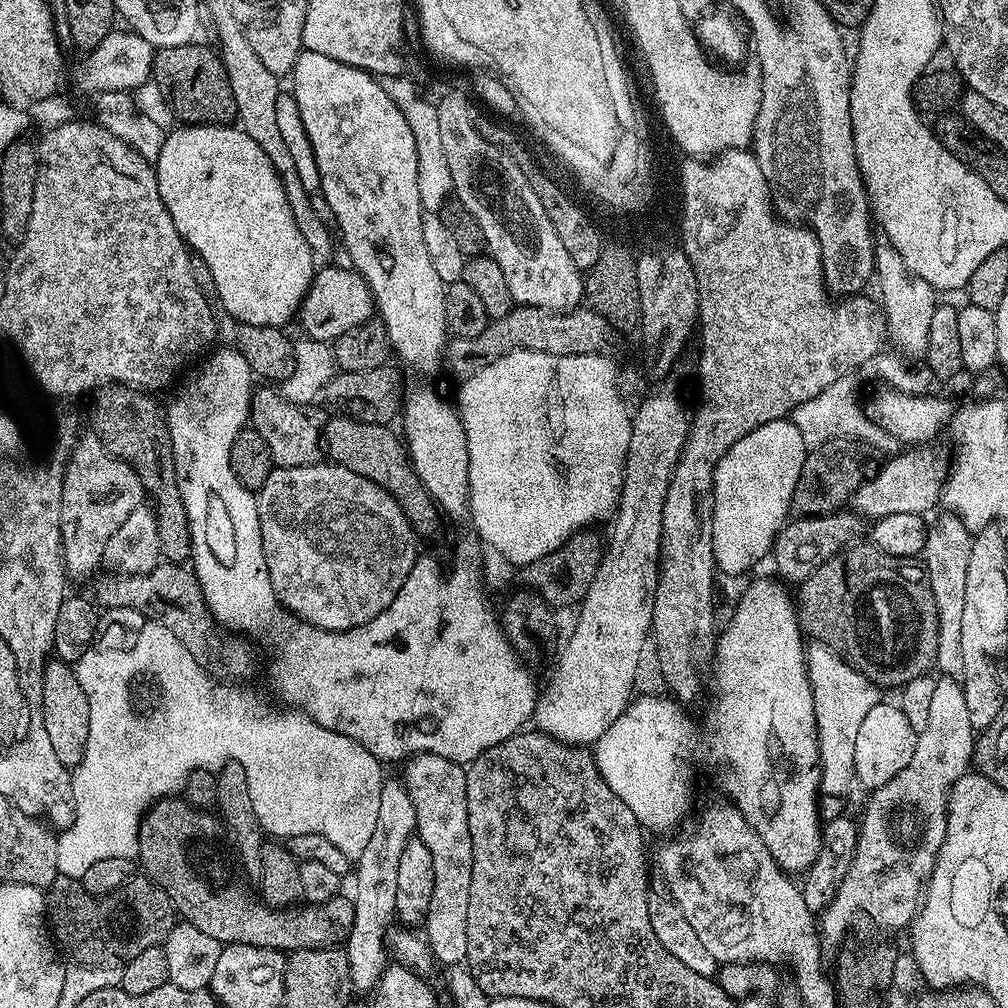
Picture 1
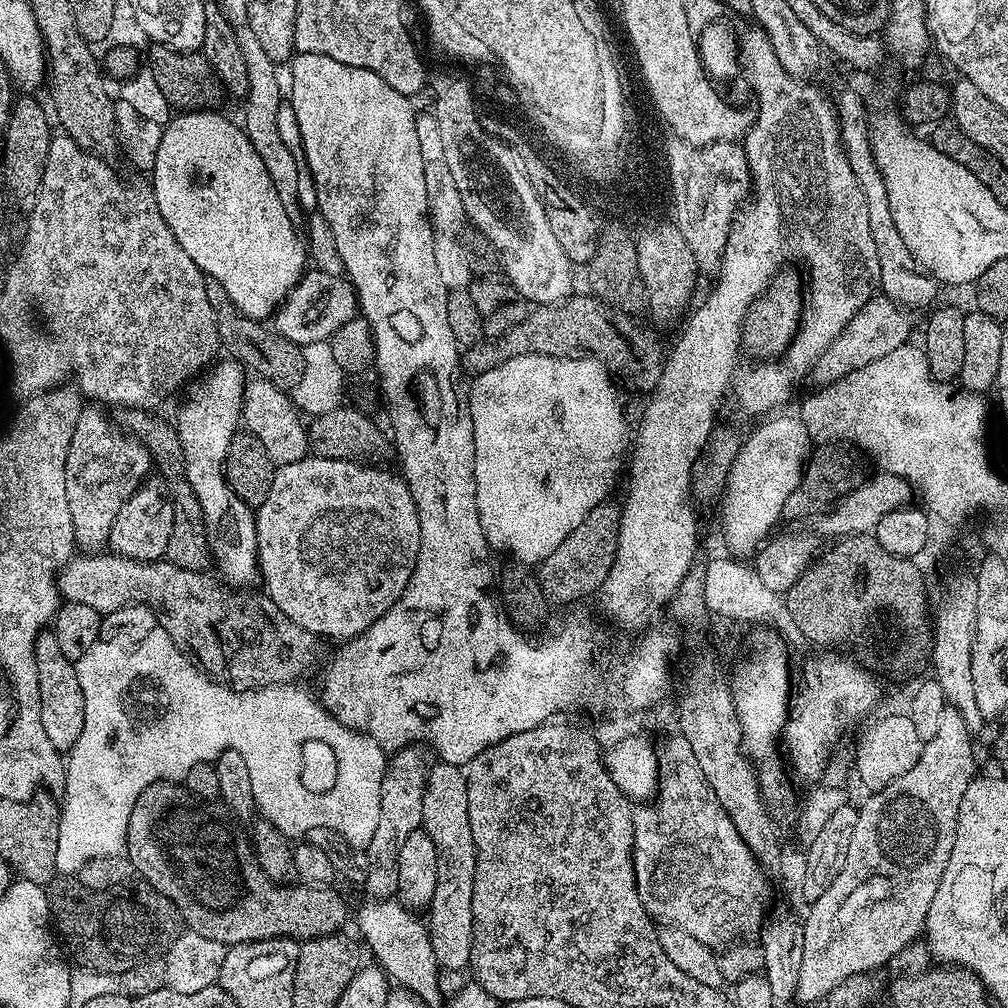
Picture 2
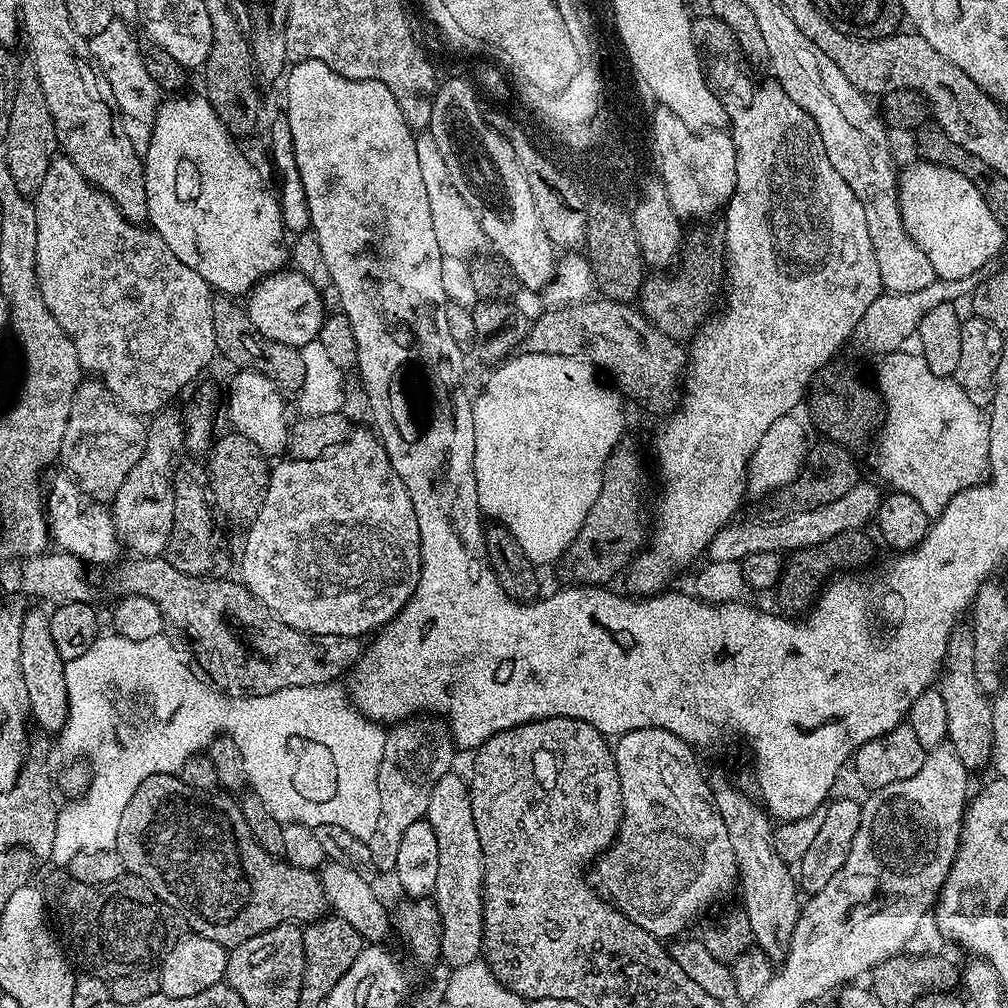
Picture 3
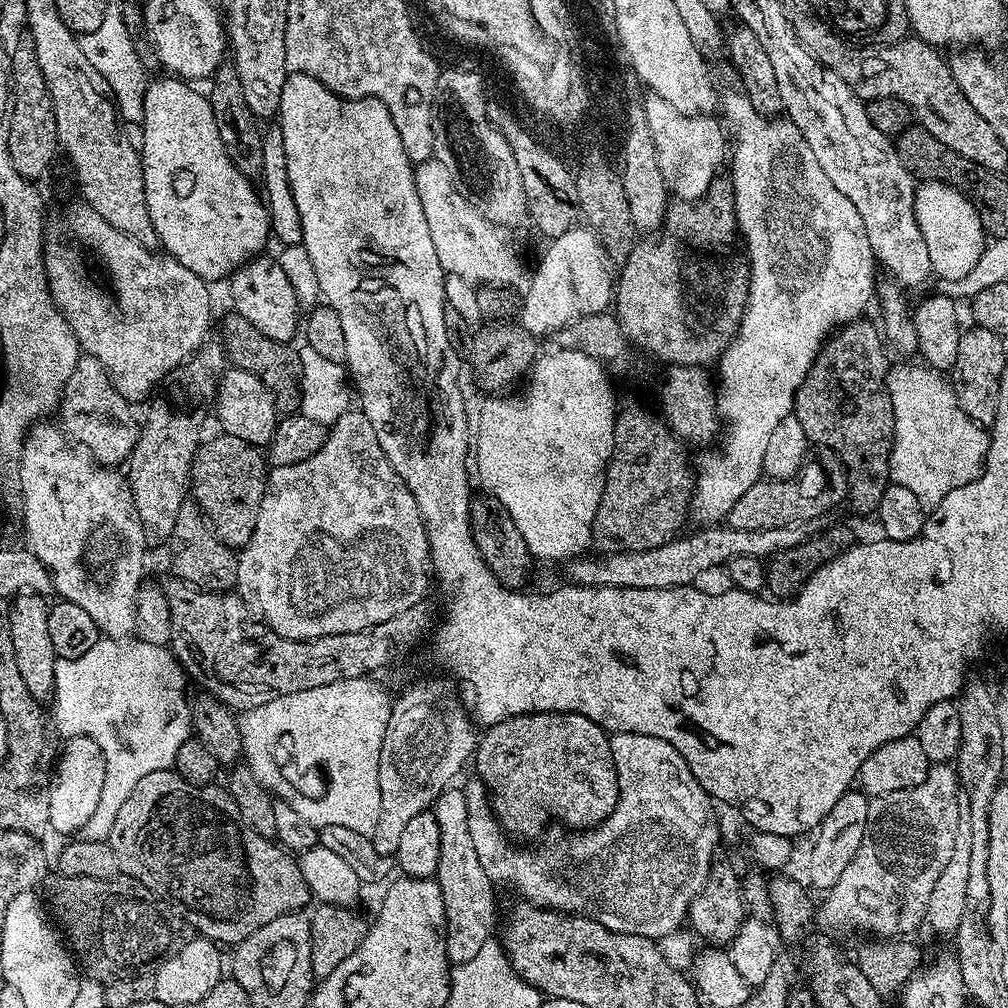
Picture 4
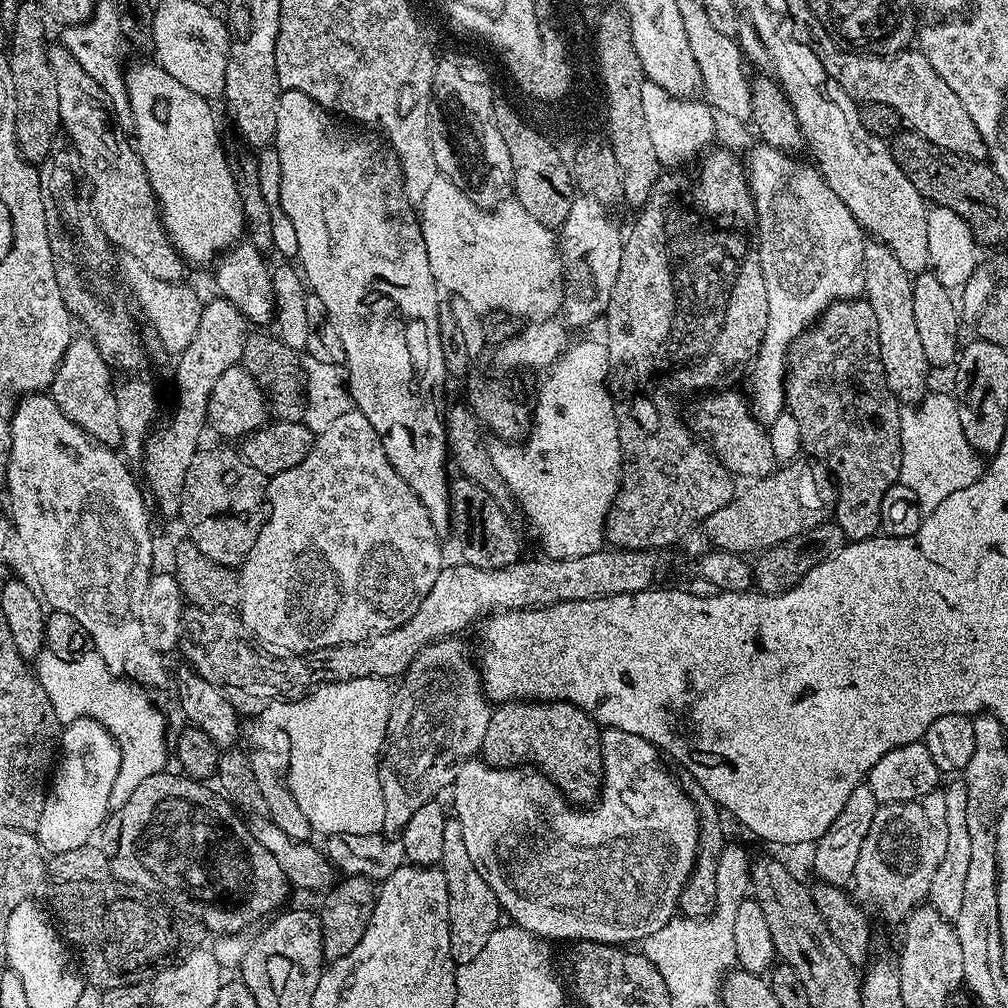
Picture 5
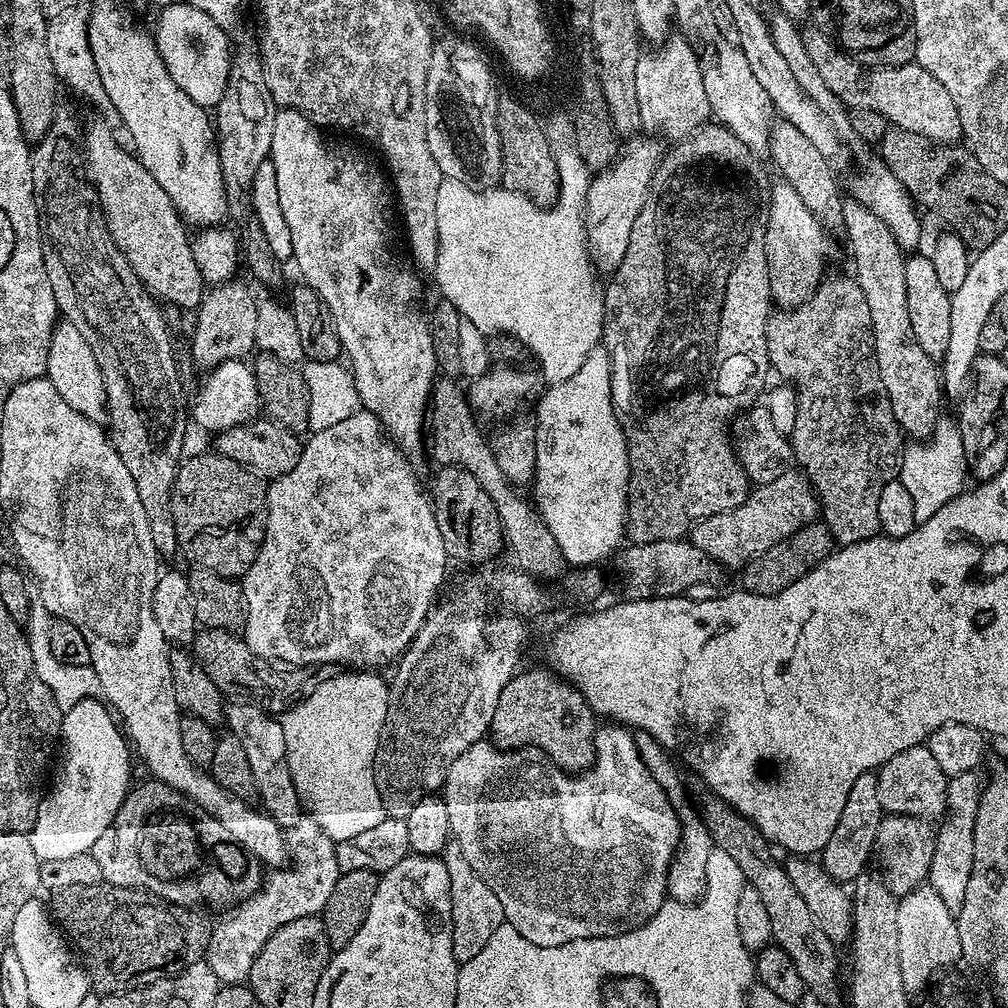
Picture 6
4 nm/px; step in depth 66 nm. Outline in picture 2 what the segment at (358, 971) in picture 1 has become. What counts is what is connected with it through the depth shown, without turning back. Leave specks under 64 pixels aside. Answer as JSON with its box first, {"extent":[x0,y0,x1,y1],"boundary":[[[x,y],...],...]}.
{"extent":[363,744,430,897],"boundary":[[[409,744],[407,748],[400,748],[387,757],[382,778],[378,826],[366,849],[366,871],[363,875],[365,874],[364,888],[369,892],[369,897],[395,897],[398,886],[398,850],[402,850],[402,842],[406,842],[406,837],[424,823],[422,798],[428,781],[428,756],[430,757],[430,752],[427,747]]]}

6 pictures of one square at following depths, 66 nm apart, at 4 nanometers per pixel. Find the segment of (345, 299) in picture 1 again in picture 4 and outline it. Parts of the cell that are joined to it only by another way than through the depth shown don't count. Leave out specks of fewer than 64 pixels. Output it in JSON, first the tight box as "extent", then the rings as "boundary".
{"extent":[230,254,302,344],"boundary":[[[261,254],[248,263],[237,268],[230,277],[232,283],[231,307],[239,316],[246,318],[254,330],[262,330],[266,338],[277,340],[283,344],[295,341],[296,327],[301,327],[302,306],[294,294],[294,286],[290,278],[286,278],[286,270],[275,260],[267,260],[267,255]]]}

